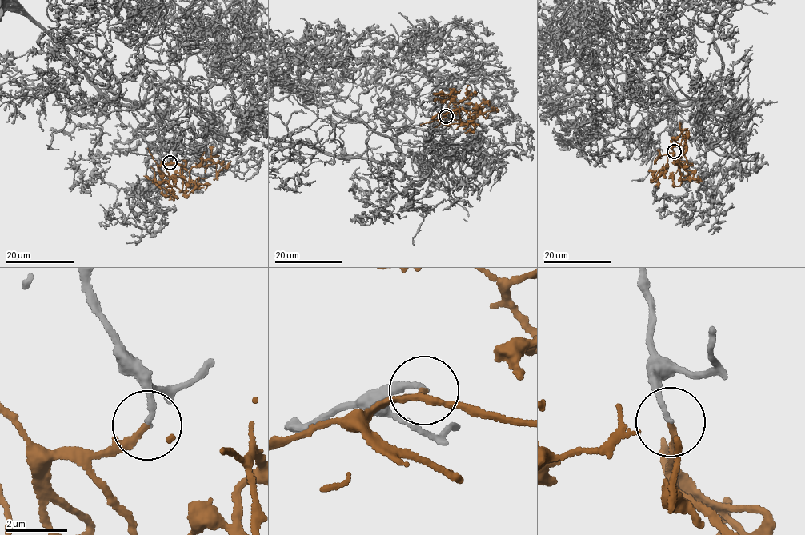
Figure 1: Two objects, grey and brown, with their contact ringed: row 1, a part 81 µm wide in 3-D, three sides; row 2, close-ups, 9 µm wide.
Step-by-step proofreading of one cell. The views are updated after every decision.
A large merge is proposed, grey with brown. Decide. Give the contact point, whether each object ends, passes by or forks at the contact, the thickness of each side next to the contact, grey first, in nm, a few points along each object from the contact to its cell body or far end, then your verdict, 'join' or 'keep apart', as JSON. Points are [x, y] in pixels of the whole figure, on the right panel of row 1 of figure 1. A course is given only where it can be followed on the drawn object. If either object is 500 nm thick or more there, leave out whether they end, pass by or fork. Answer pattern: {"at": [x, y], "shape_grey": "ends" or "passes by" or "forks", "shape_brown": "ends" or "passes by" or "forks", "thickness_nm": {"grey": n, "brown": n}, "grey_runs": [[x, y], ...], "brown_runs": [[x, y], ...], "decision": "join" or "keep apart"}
{"at": [674, 151], "shape_grey": "ends", "shape_brown": "ends", "thickness_nm": {"grey": 150, "brown": 200}, "grey_runs": [[674, 151], [662, 83], [634, 77], [620, 101], [614, 77], [652, 105], [695, 100], [618, 69], [555, 67]], "brown_runs": [[674, 151], [674, 157], [691, 173], [679, 173], [680, 166], [687, 167], [684, 136], [686, 145], [689, 129]], "decision": "join"}

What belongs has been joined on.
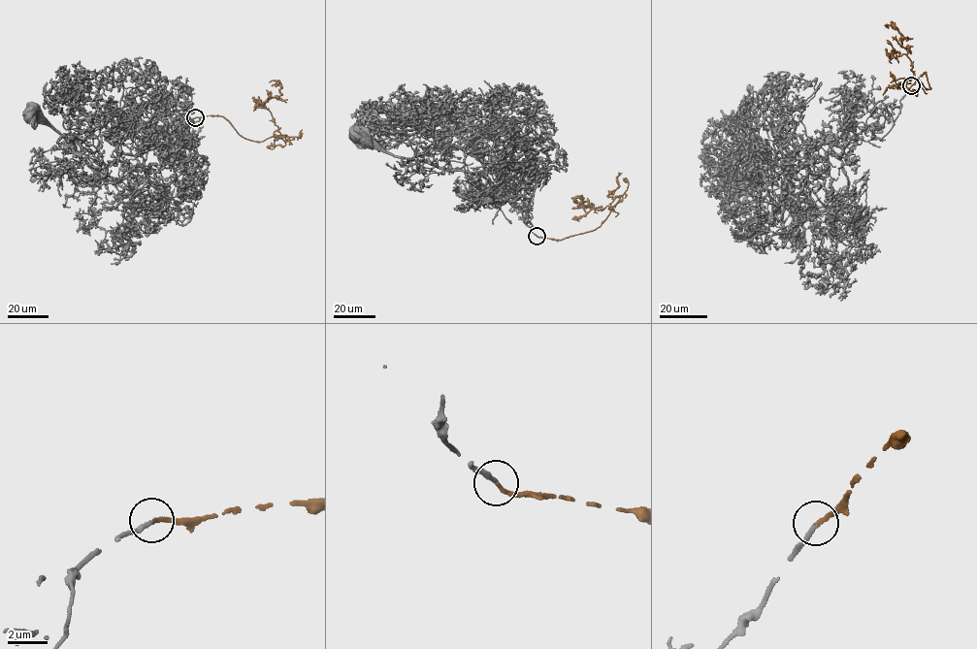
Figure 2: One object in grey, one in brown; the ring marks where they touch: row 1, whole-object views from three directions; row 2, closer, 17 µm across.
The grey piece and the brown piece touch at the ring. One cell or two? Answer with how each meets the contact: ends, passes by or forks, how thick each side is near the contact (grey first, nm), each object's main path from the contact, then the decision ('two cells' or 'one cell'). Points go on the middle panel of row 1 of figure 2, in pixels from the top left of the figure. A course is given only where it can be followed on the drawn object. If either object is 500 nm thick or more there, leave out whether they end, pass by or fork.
grey ends | brown ends | 240/200 nm | grey via (537, 236), (526, 208), (502, 181), (496, 187), (482, 177), (401, 158), (357, 134) | brown via (537, 236), (561, 240), (595, 229), (609, 214), (607, 206), (586, 211), (592, 205), (581, 196), (573, 200) | one cell

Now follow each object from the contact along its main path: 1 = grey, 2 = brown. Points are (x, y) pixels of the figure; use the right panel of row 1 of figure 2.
1: (911, 85), (885, 135), (845, 148), (840, 156), (848, 182), (831, 207), (818, 210), (775, 185), (732, 183)
2: (911, 85), (926, 72), (930, 88), (914, 77), (903, 36), (895, 27), (888, 28)

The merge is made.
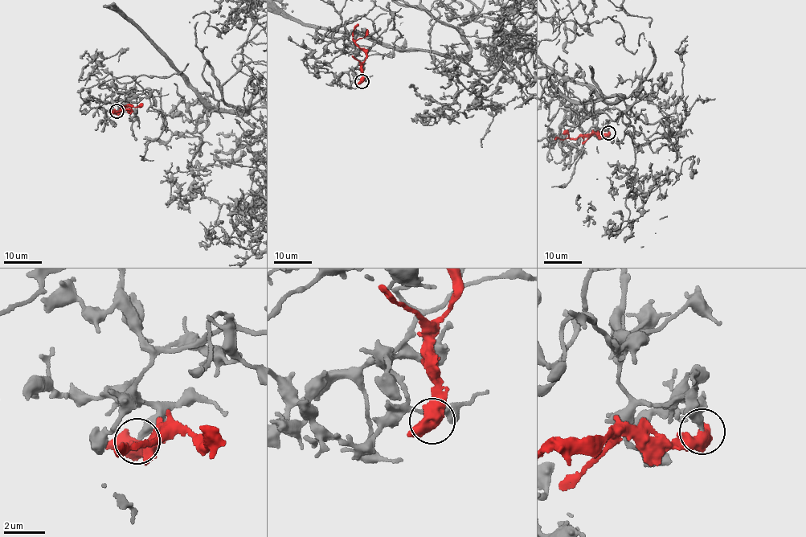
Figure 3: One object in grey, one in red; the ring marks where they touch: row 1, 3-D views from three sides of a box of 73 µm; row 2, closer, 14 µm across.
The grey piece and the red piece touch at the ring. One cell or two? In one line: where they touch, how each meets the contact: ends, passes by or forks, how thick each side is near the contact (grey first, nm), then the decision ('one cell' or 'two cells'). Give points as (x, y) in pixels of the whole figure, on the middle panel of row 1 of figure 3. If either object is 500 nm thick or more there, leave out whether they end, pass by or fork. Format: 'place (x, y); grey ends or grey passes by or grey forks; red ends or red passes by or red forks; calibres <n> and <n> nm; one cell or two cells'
place (362, 81); calibres 340 and 600 nm; two cells

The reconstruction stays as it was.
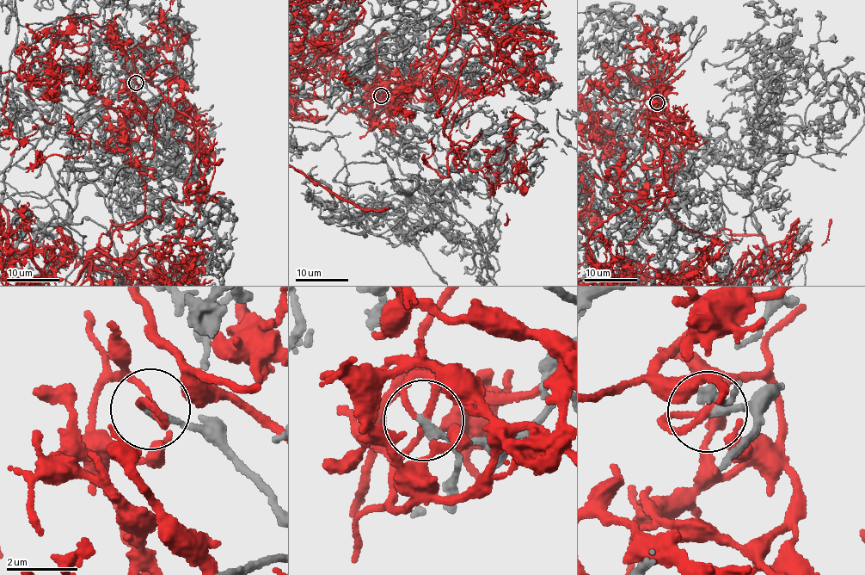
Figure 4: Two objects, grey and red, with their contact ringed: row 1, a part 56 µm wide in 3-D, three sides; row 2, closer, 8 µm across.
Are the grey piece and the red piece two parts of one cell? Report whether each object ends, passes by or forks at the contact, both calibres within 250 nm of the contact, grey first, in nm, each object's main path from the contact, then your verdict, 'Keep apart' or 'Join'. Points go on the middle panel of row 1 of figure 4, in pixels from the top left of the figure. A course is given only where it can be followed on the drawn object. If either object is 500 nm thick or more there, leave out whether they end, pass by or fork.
At the ring grey ends. At the ring red passes by. Thickness 260 nm (grey) against 160 nm. Keep apart

